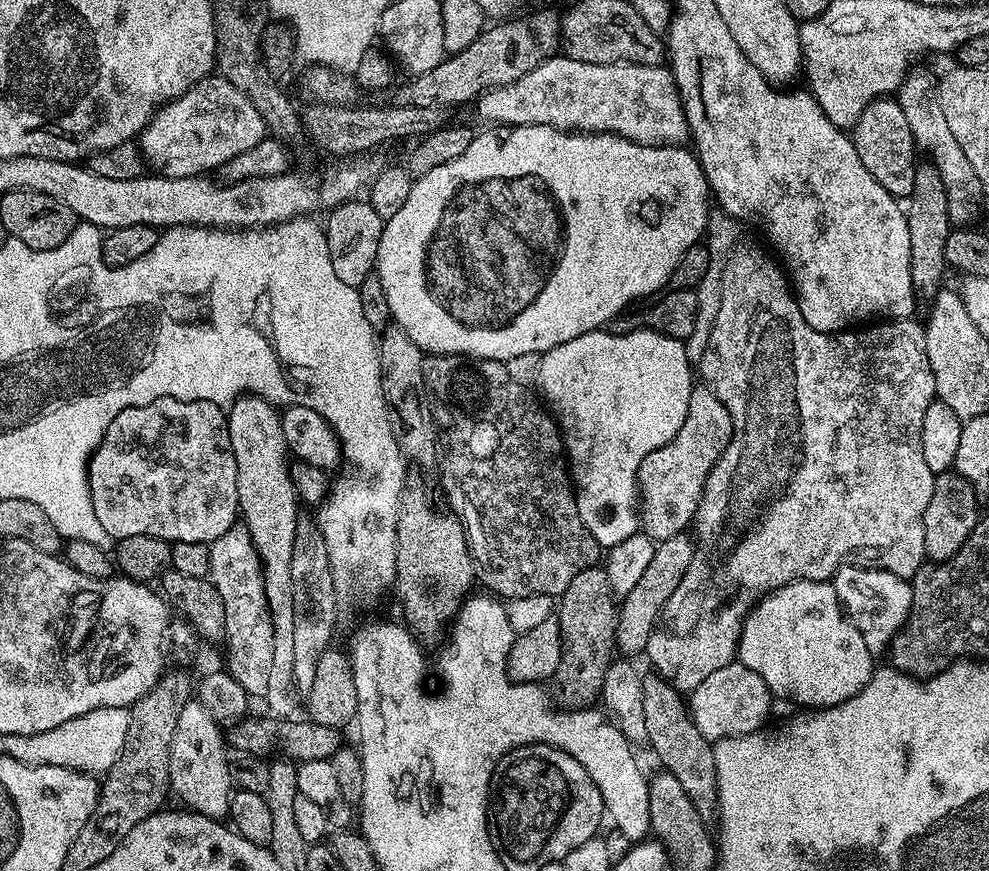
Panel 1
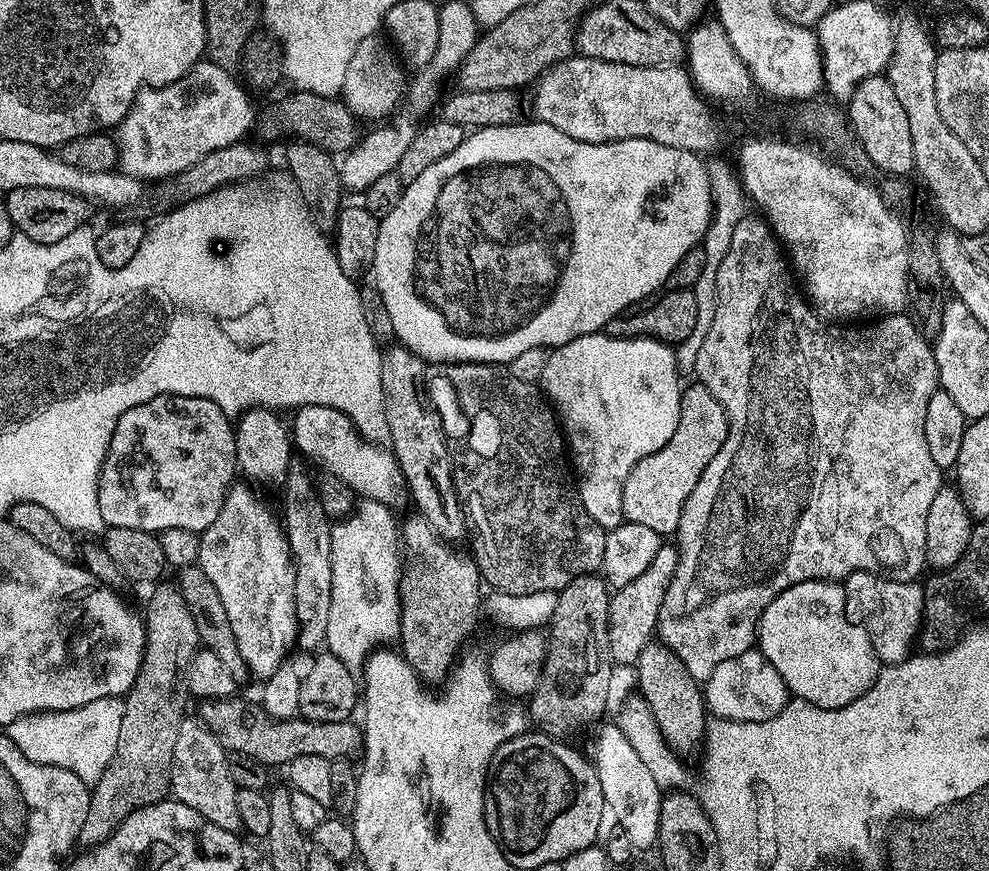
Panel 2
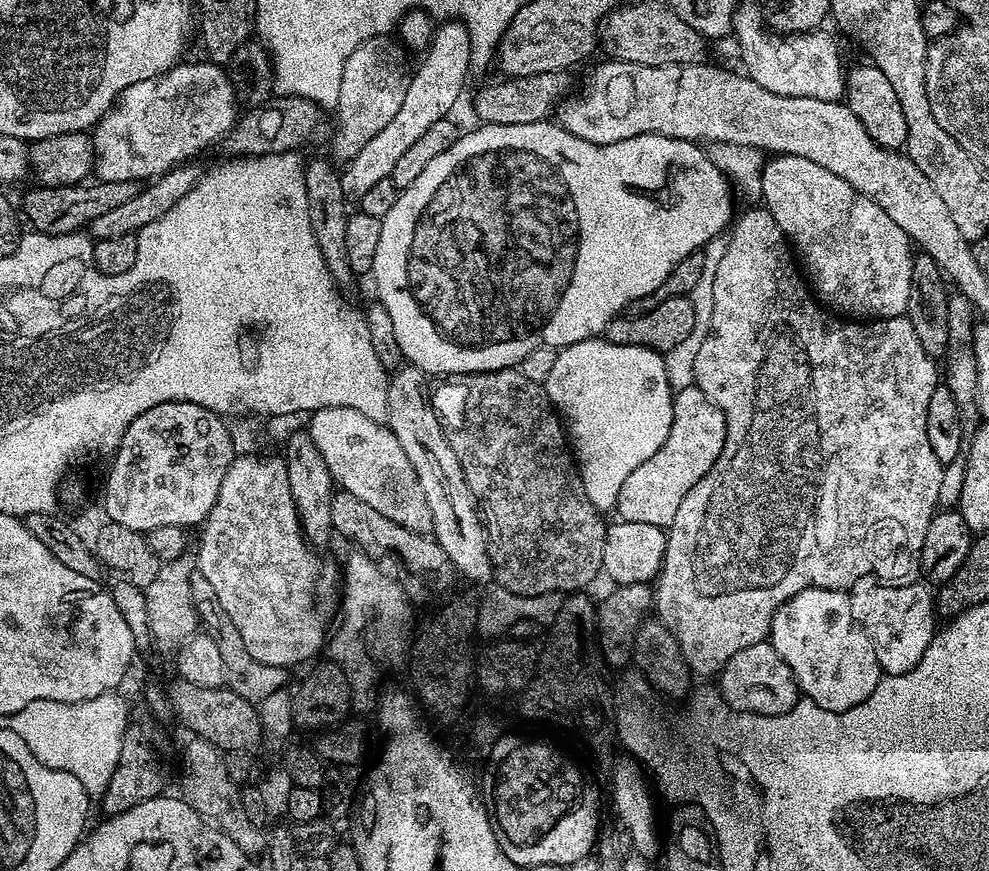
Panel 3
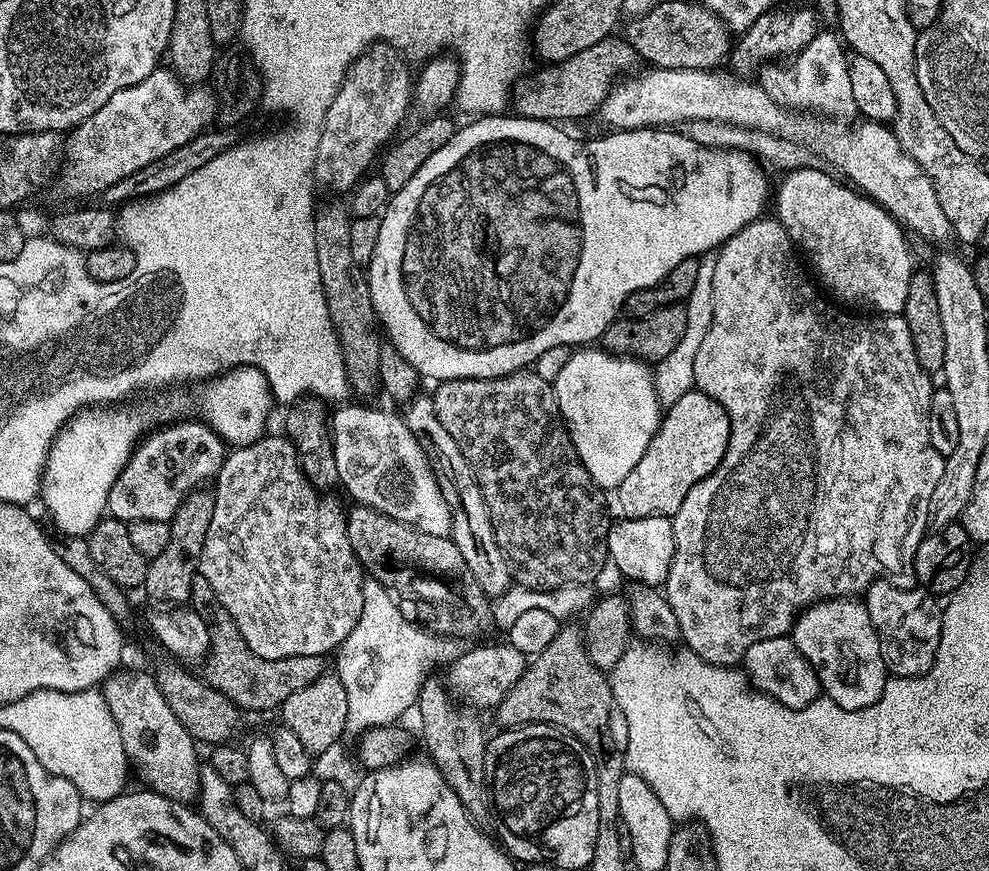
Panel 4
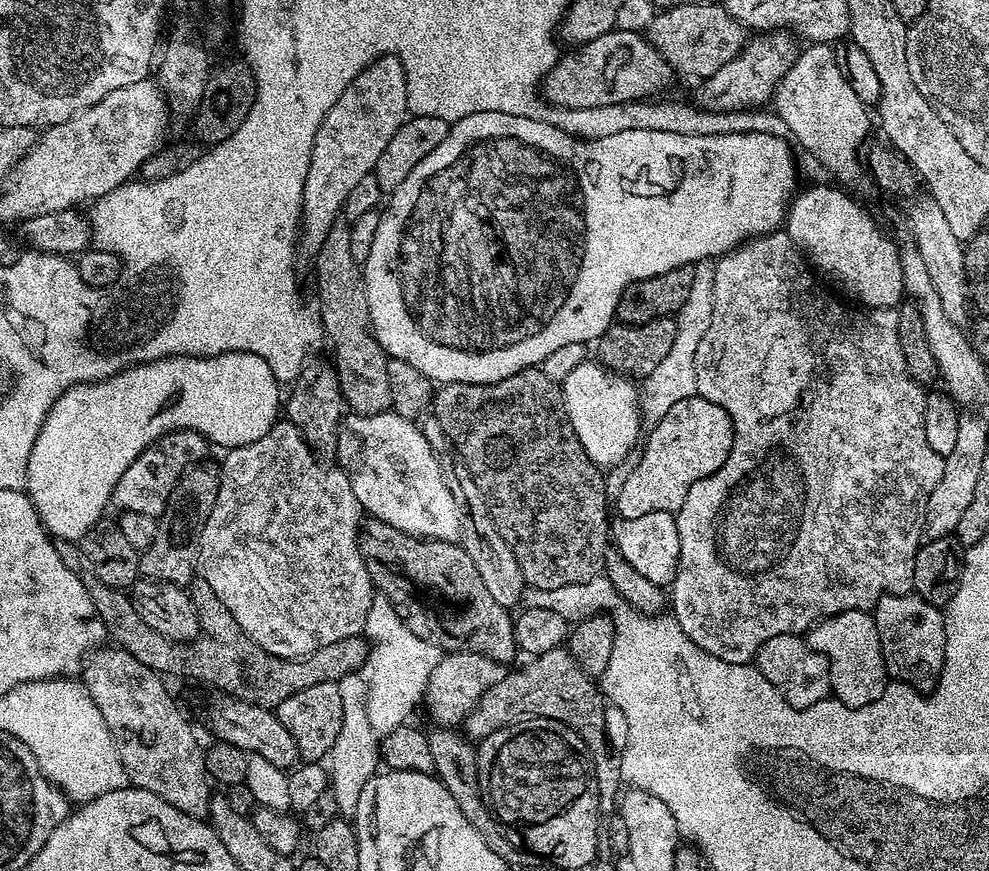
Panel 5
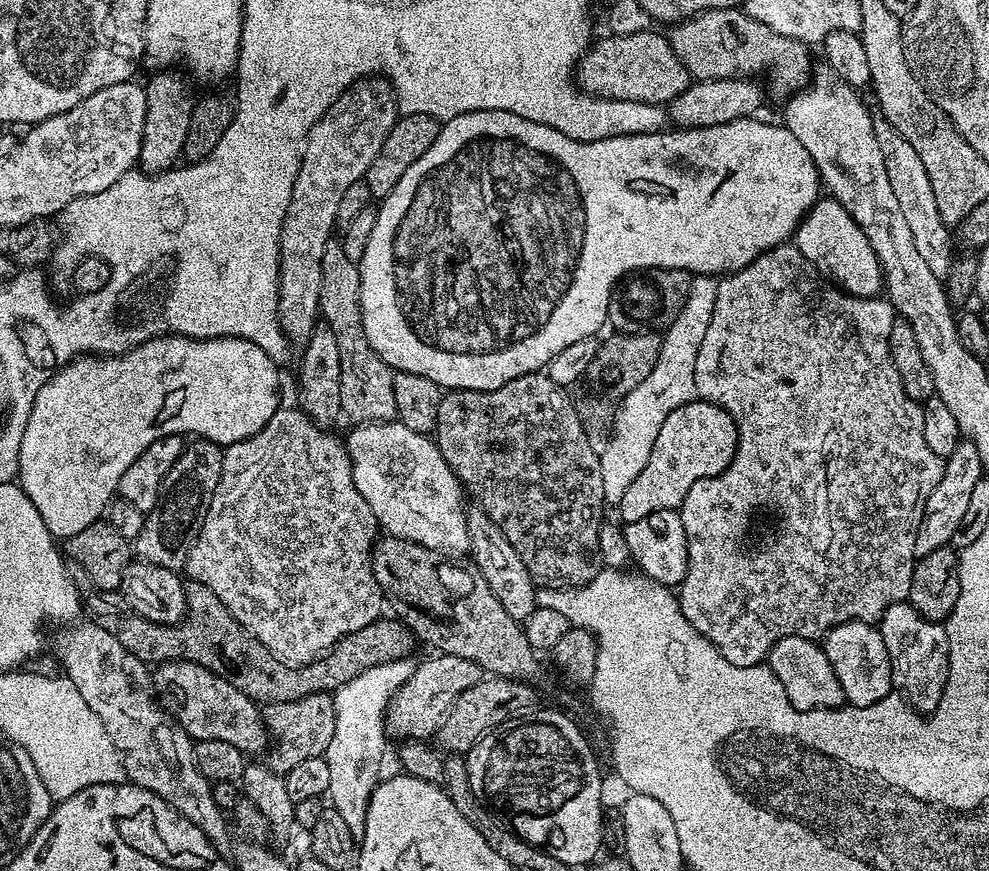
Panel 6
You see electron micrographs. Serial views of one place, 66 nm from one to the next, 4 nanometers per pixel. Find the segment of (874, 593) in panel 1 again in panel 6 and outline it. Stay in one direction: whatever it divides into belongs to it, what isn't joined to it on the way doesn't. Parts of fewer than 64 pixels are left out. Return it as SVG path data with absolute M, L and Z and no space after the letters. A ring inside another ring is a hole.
M910 603L890 606L878 621L882 642L890 654L892 686L917 712L935 710L949 678L949 638L944 624L923 616Z

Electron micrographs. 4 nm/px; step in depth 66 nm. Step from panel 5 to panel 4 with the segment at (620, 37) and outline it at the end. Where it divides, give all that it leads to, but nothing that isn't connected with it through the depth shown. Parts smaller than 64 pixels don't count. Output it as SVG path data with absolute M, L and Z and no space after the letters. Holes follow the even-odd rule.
M609 38L594 42L586 50L574 54L574 58L545 63L536 73L522 76L512 85L510 108L515 115L525 116L531 120L580 120L599 109L602 101L608 96L612 85L625 74L637 67L638 57L629 46L627 39Z

